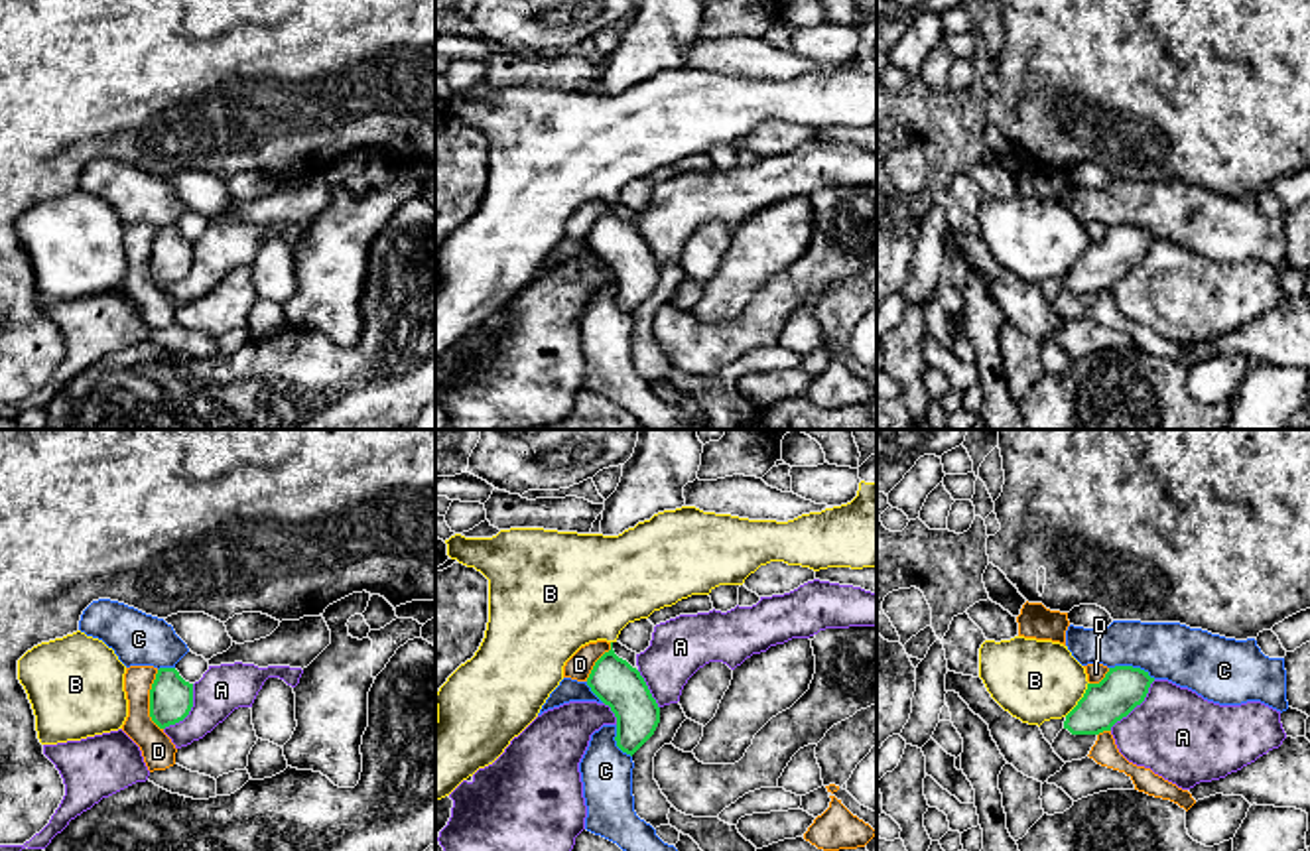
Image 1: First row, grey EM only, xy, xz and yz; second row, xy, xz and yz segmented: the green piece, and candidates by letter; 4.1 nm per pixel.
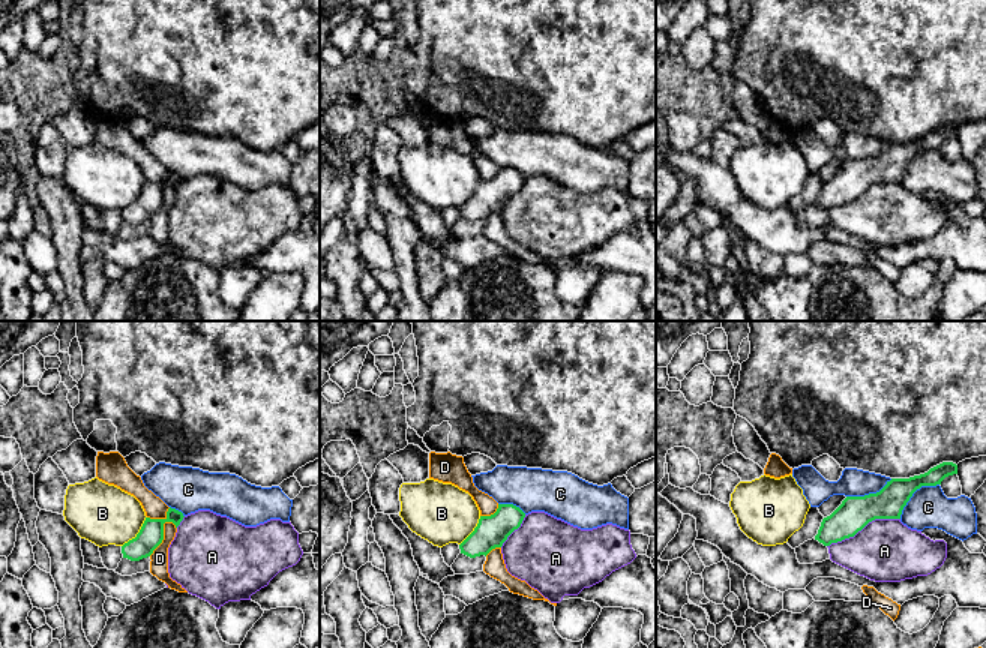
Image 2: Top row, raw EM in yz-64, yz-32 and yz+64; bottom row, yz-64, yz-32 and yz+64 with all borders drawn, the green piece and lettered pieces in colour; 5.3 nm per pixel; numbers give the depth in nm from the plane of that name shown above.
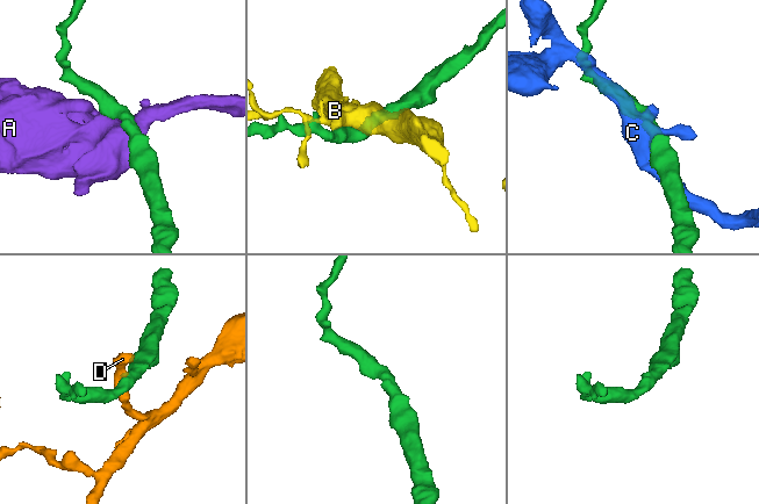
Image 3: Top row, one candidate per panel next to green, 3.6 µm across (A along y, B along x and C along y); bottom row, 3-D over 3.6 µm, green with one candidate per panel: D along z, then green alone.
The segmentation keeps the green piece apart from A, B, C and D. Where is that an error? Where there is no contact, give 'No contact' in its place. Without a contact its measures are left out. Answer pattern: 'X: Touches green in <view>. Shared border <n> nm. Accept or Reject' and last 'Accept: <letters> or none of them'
A: Touches green in yz. Shared border 280 nm. Reject
B: Touches green in yz. Shared border 170 nm. Reject
C: Touches green in yz. Shared border 200 nm. Reject
D: Touches green in xy. Shared border 240 nm. Reject
Accept: none of them

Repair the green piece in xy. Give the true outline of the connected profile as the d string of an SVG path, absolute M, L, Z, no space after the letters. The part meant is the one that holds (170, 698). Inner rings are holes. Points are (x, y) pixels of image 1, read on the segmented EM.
M160 668L150 689L150 717L165 729L183 721L193 707L193 684L185 682L175 668Z

